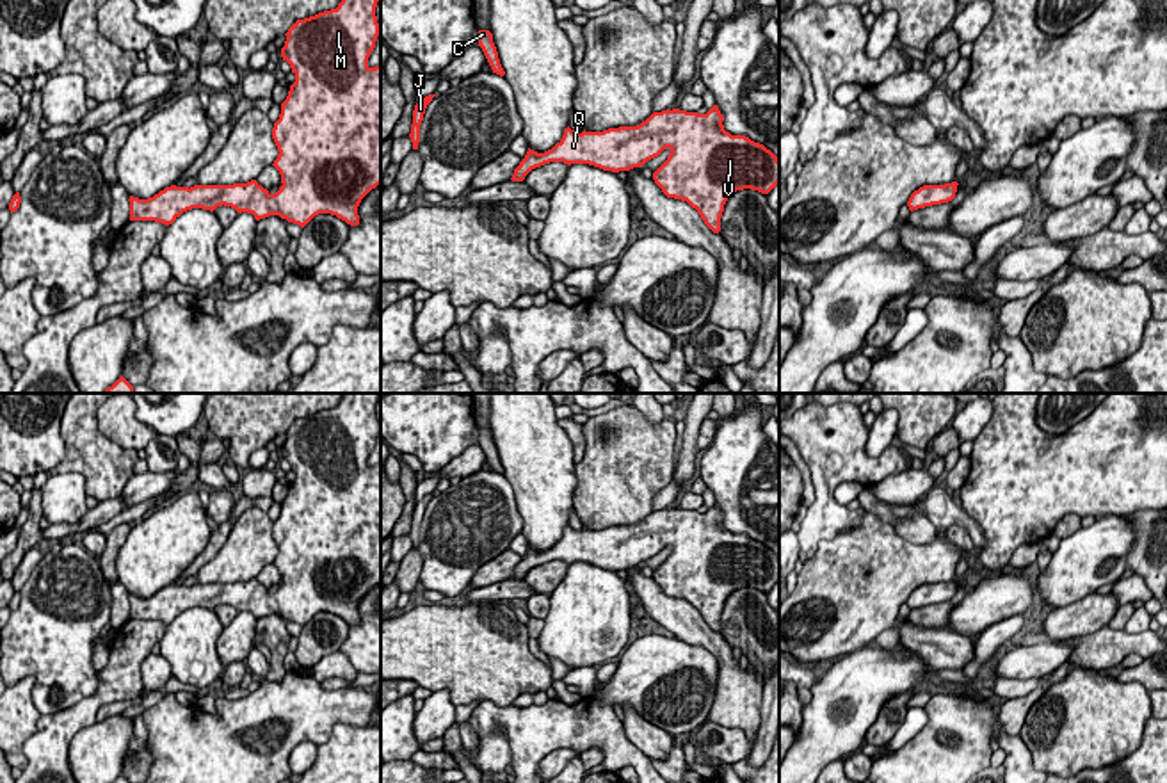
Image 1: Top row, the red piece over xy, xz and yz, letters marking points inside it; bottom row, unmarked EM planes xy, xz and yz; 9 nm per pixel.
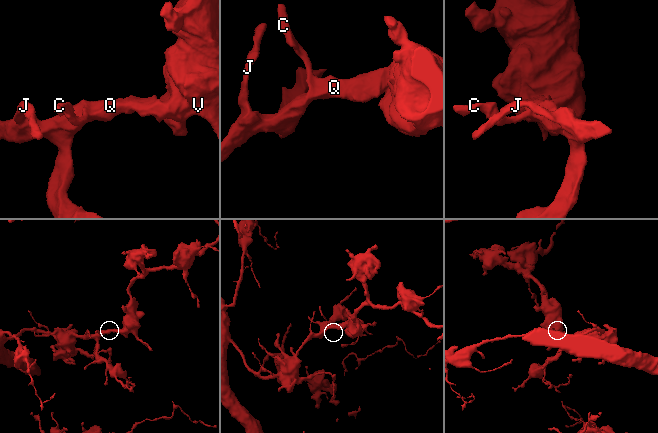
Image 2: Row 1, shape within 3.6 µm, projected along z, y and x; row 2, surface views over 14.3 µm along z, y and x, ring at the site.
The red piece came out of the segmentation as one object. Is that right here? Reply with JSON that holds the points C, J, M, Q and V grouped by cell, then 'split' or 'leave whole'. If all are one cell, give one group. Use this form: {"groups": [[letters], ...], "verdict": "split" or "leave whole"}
{"groups": [["C", "J", "M", "Q", "V"]], "verdict": "leave whole"}

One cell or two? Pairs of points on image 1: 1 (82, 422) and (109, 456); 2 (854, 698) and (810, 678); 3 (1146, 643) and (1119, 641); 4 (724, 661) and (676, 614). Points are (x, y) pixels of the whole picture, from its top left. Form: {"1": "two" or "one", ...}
{"1": "one", "2": "two", "3": "one", "4": "one"}

